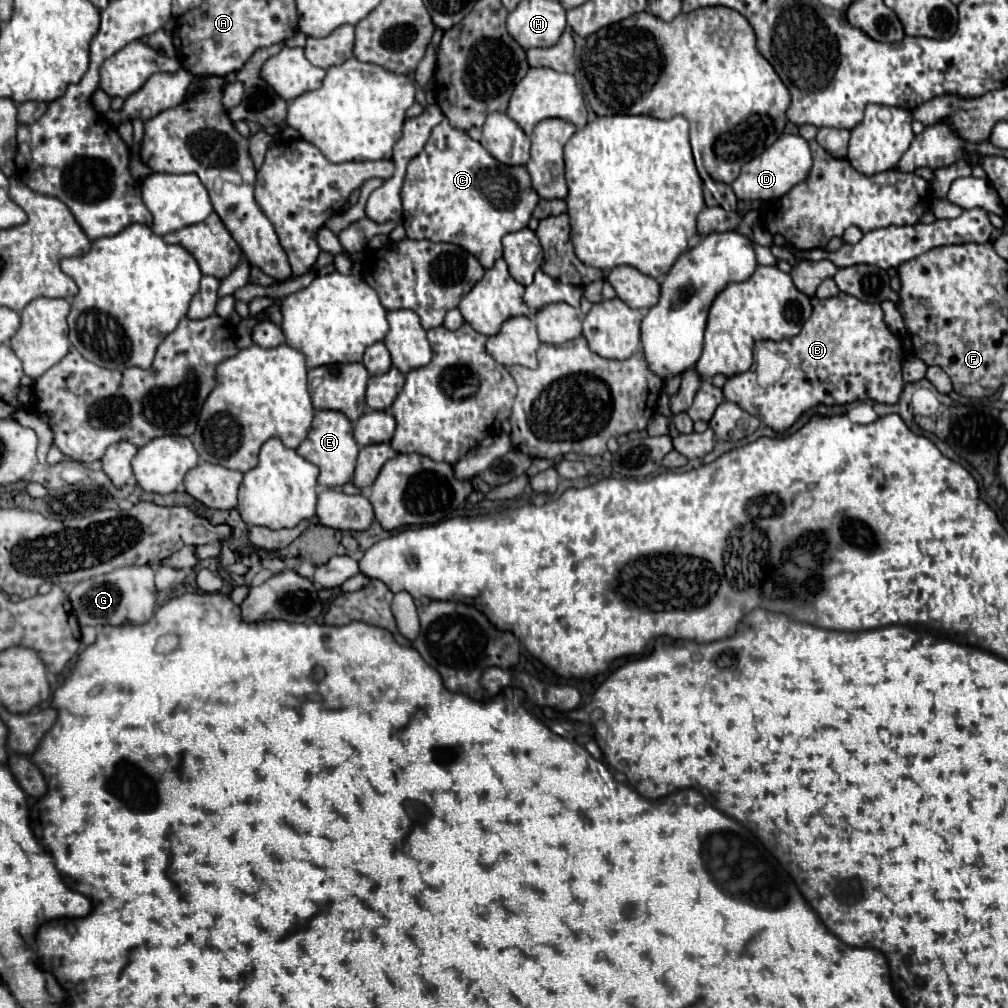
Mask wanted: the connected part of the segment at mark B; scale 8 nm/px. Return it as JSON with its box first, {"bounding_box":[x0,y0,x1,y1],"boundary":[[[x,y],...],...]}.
{"bounding_box":[723,292,905,434],"boundary":[[[845,292],[829,300],[817,300],[817,296],[813,296],[811,304],[813,312],[801,332],[789,340],[777,342],[777,350],[787,356],[789,362],[781,380],[763,388],[757,384],[755,370],[751,368],[727,378],[723,386],[725,400],[739,404],[757,418],[761,416],[761,422],[779,434],[817,404],[843,406],[857,400],[897,404],[905,388],[901,376],[903,348],[899,338],[883,322],[879,304],[861,302]]]}

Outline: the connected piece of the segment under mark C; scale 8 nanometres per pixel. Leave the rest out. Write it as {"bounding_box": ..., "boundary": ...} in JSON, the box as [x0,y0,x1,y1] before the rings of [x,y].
{"bounding_box":[401,118,539,268],"boundary":[[[447,118],[437,124],[419,156],[407,164],[407,174],[401,188],[403,198],[403,226],[409,238],[451,242],[469,250],[483,268],[493,268],[495,260],[501,258],[503,246],[501,238],[509,232],[523,230],[529,224],[533,208],[539,202],[537,192],[533,192],[529,174],[523,166],[505,166],[497,162],[479,142],[471,140],[467,132],[453,128]]]}

